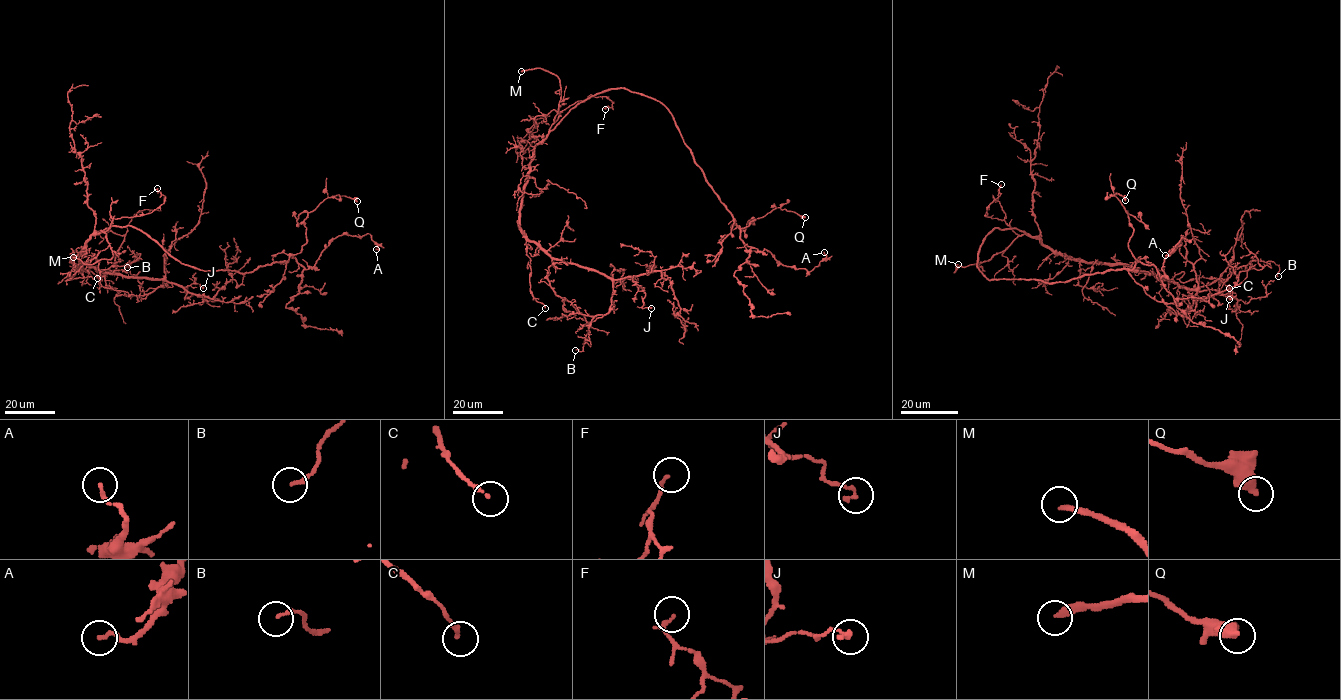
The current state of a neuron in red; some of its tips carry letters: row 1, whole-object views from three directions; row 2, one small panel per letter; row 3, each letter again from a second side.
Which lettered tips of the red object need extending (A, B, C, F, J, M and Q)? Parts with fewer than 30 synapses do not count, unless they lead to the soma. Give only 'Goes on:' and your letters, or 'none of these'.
Goes on: M

